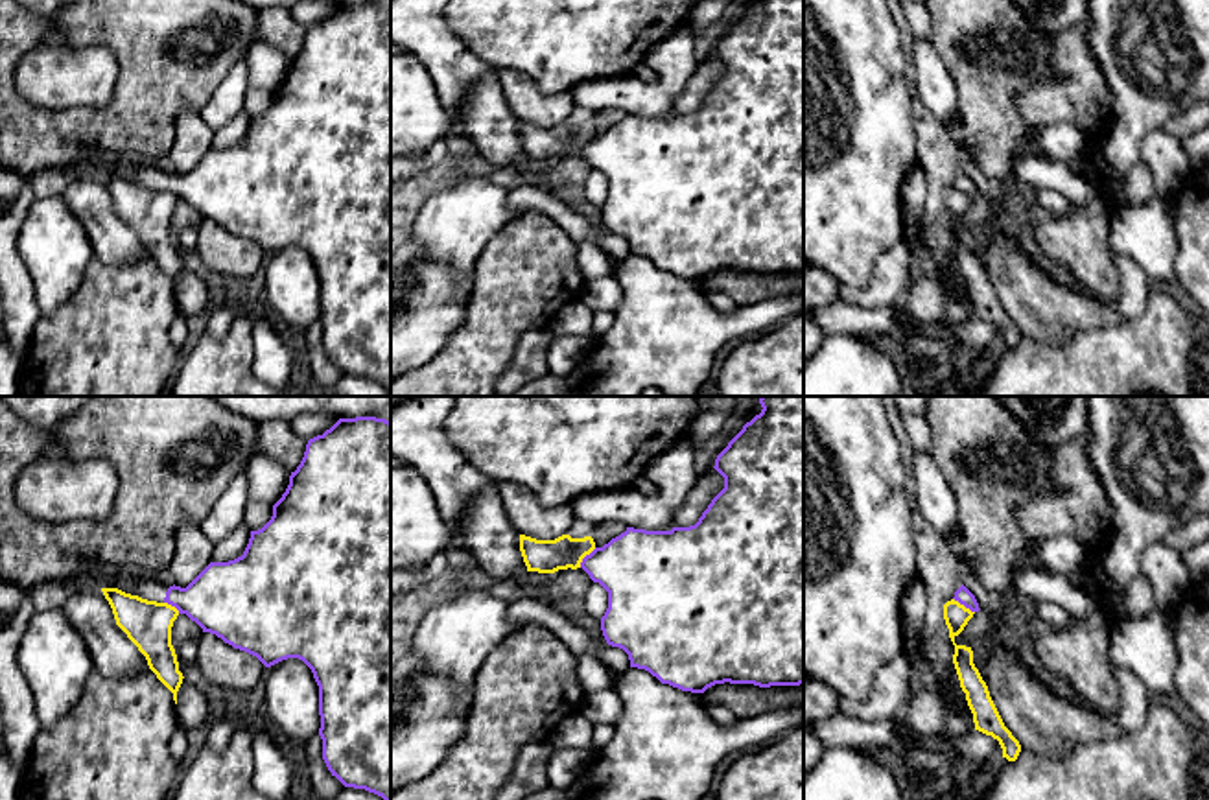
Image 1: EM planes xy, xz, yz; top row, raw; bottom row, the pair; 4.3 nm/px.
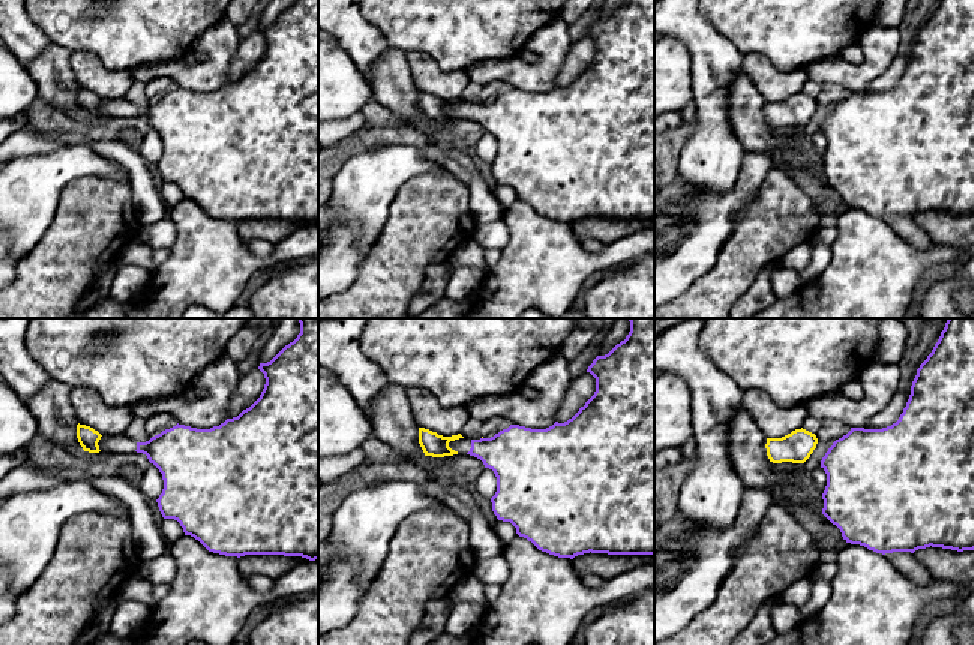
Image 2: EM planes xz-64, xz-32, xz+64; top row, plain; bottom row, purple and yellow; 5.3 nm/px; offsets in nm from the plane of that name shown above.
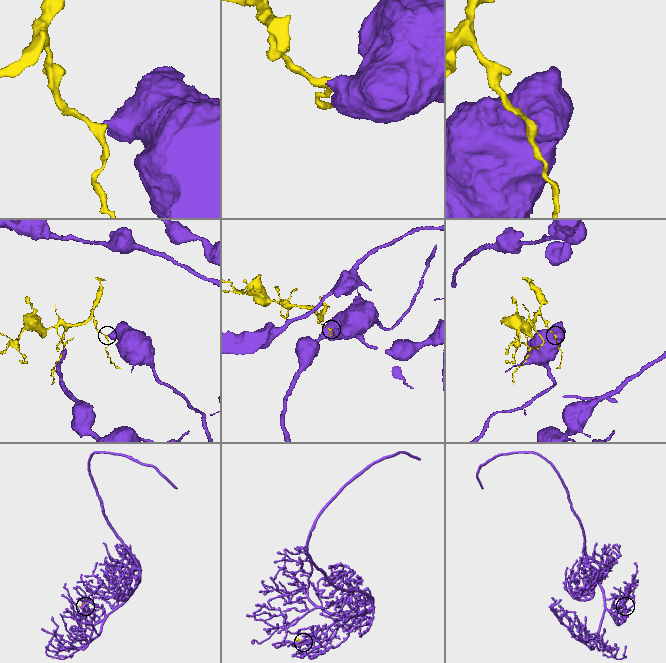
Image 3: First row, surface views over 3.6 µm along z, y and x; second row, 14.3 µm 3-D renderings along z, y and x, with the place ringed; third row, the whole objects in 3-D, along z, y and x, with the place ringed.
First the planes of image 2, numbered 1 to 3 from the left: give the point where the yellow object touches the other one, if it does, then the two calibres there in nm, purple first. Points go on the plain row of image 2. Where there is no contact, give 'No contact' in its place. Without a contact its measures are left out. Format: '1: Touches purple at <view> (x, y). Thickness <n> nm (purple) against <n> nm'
1: No contact
2: No contact
3: No contact

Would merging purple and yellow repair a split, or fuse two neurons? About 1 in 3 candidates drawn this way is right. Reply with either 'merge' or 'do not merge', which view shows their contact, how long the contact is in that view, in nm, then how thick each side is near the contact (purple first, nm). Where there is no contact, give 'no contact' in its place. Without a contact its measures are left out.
do not merge; meets purple in xz; contact 120 nm long; 340 nm thick on the purple side, 140 nm on the other

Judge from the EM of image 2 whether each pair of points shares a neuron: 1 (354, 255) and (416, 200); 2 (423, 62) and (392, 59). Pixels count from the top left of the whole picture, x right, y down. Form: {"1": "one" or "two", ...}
{"1": "two", "2": "two"}

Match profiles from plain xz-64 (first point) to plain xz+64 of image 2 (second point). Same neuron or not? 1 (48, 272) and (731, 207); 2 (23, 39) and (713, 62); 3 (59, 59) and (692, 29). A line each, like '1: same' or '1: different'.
1: different
2: same
3: different

